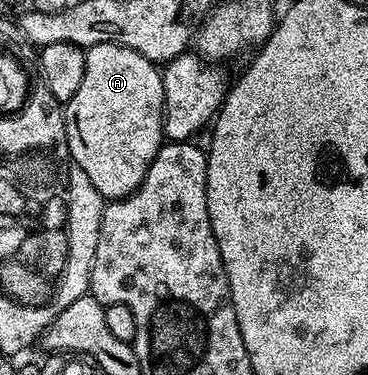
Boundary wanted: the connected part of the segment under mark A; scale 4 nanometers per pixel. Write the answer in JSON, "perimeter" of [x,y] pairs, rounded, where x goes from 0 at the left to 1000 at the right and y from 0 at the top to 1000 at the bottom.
{"perimeter":[[[274,115],[234,136],[228,216],[217,216],[217,237],[207,237],[201,256],[174,277],[179,403],[201,421],[198,443],[239,461],[250,493],[261,493],[261,515],[272,515],[280,533],[348,525],[380,493],[380,483],[391,483],[402,440],[413,440],[446,379],[443,291],[446,227],[438,187],[424,171],[380,152],[380,141],[313,115]]]}

